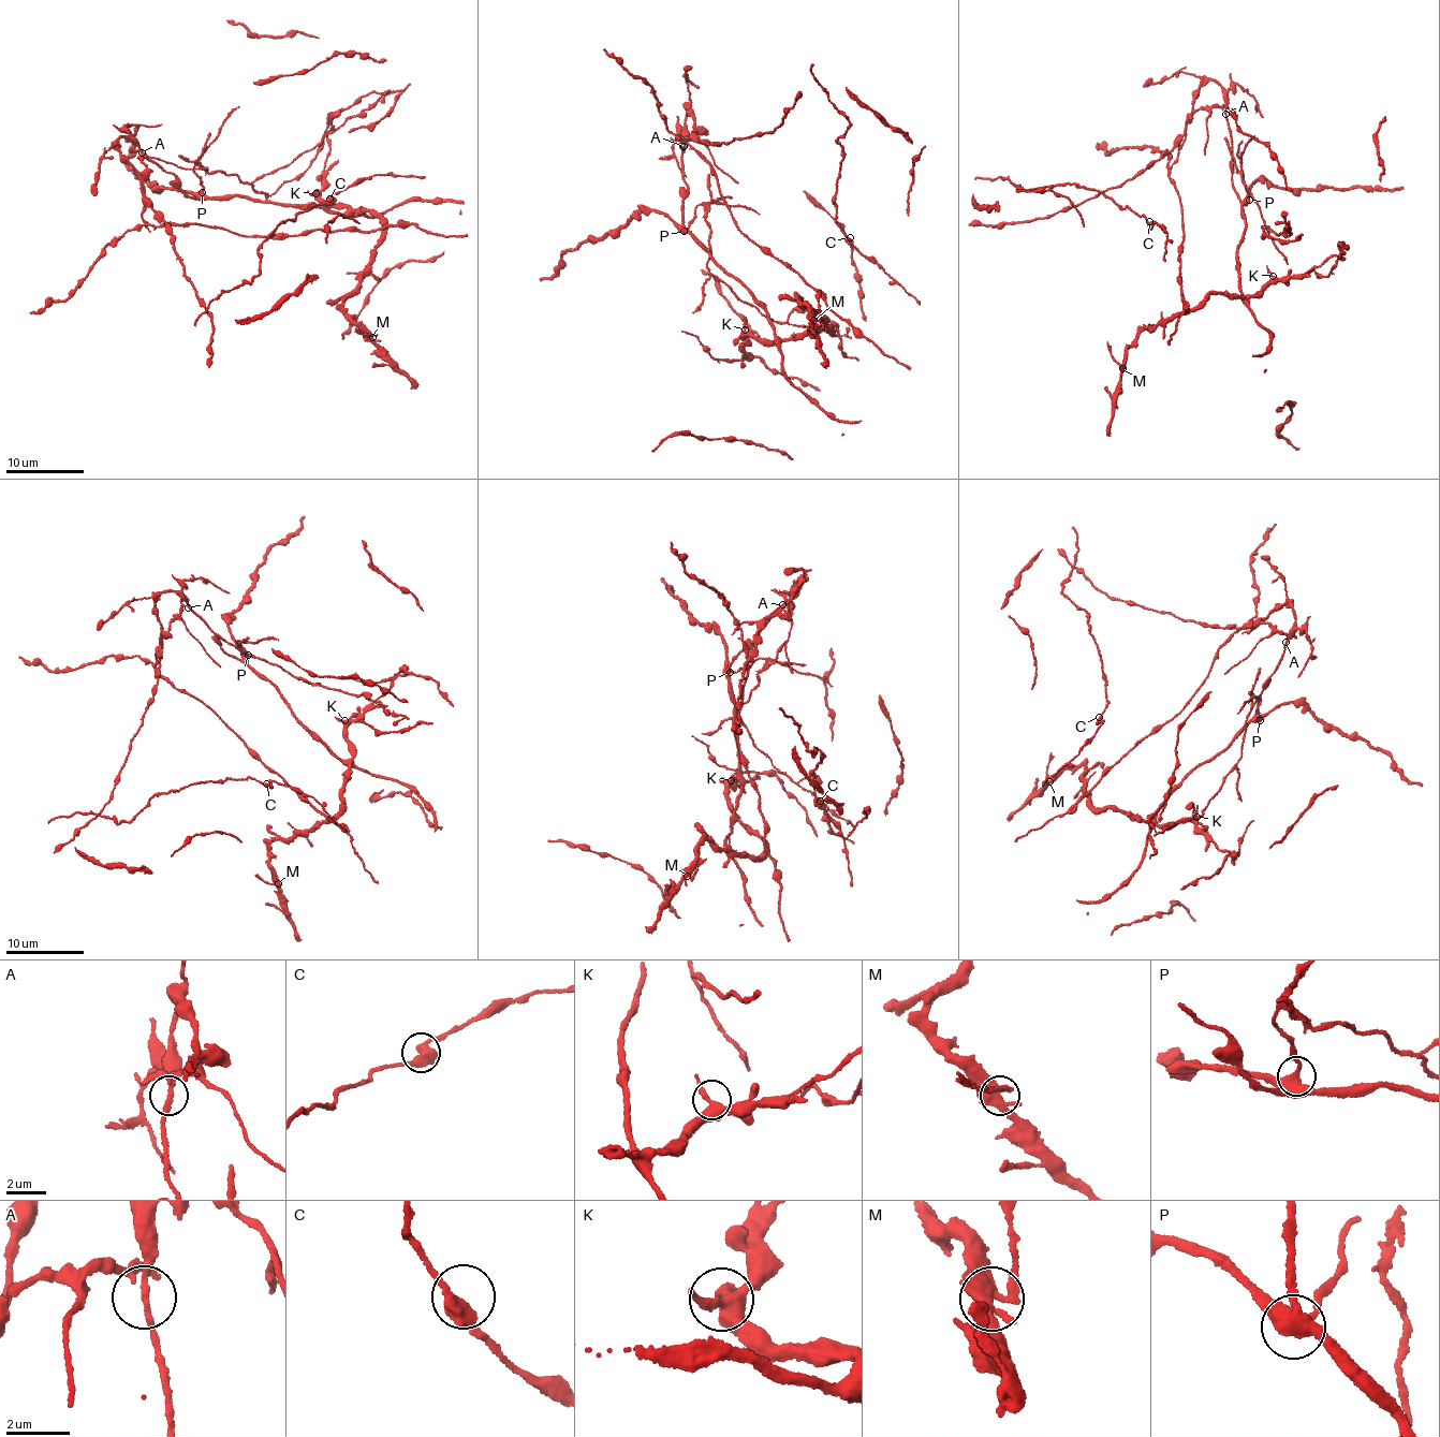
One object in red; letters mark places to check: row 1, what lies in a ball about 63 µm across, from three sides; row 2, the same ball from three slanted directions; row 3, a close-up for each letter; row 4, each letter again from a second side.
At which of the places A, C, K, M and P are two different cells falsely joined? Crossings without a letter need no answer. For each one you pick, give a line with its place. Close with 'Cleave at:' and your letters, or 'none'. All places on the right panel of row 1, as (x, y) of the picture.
A: at (1225, 114)
P: at (1249, 200)
Cleave at: A, P

